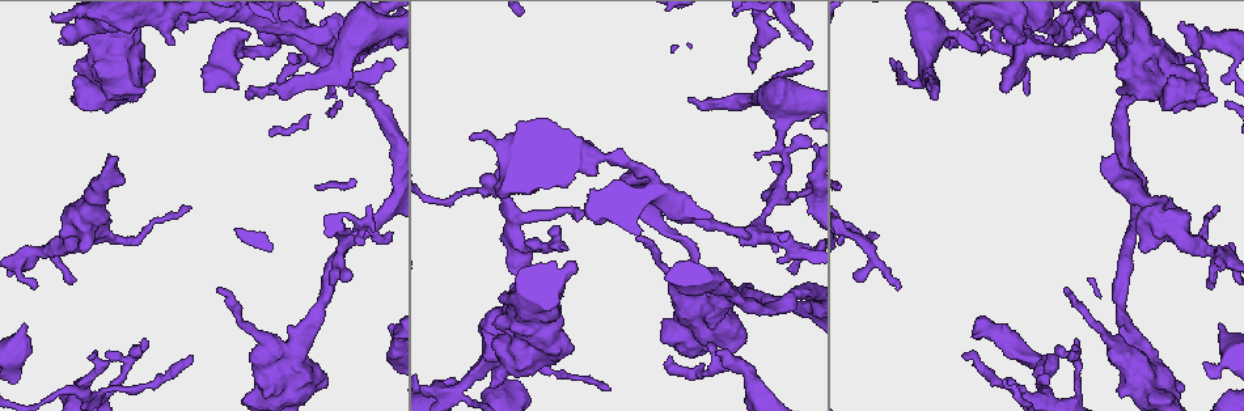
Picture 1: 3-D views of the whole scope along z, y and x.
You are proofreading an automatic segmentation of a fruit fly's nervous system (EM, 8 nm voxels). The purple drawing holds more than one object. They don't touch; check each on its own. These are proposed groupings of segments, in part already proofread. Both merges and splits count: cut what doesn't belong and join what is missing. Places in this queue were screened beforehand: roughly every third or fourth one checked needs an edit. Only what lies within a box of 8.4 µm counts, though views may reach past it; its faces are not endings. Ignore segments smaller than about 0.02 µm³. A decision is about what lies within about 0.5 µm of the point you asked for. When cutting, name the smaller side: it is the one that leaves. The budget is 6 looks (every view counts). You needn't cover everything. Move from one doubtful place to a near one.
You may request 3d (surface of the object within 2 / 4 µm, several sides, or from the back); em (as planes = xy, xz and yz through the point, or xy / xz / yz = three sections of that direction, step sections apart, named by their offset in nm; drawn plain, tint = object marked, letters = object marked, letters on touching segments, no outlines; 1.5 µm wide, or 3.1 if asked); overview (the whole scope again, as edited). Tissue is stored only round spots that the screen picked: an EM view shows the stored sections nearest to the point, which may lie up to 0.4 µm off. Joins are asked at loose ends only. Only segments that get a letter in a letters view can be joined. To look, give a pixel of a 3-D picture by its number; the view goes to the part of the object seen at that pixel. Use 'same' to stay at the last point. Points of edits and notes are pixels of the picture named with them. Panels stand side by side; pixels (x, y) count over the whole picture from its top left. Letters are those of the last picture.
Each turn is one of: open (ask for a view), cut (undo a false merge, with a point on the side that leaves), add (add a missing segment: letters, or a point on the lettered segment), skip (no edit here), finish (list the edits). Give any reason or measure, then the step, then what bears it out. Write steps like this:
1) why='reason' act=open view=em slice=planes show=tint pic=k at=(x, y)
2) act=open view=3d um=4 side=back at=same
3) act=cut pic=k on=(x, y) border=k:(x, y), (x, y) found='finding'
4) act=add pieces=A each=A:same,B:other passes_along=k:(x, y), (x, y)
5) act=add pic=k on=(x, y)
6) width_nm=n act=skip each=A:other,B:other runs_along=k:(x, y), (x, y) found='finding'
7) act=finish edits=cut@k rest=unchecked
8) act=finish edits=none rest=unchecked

why='thick end' act=open view=3d um=2 pic=1 at=(1102, 157)

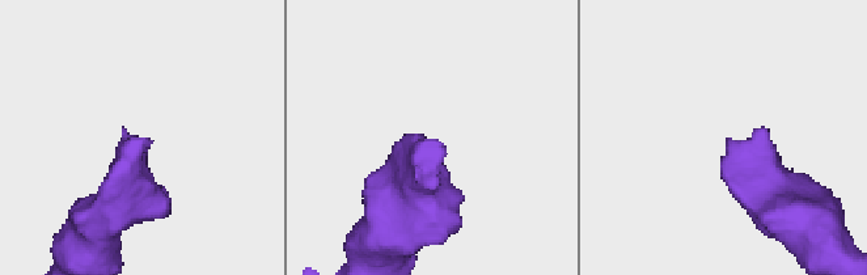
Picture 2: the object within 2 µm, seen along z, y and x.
act=open view=em slice=planes show=letters pic=2 at=(144, 140)

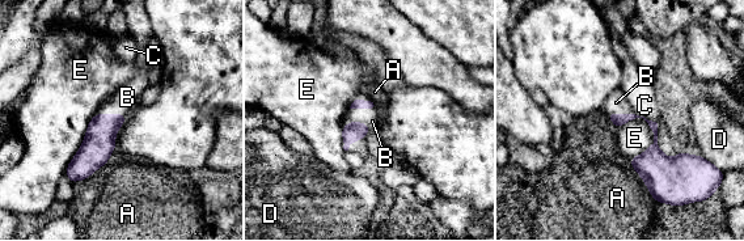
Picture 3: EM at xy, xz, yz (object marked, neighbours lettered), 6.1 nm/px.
longest_contact=C:380nm act=add pic=3 on=(371, 117) each=A:other,B:same,C:other,D:other,E:other found='it goes on there'

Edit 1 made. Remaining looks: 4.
why='see it whole again' act=open view=overview

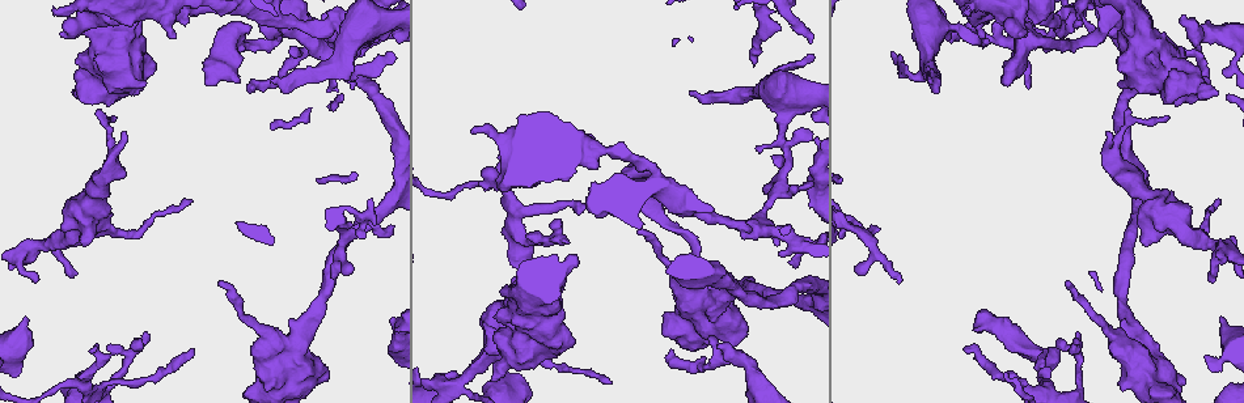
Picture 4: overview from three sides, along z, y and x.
why='sudden change in width' act=open view=em slice=yz step=4 show=letters pic=4 at=(510, 359)

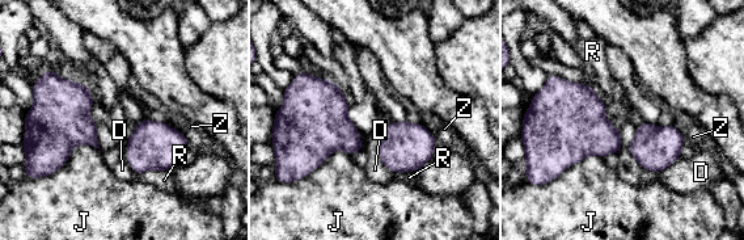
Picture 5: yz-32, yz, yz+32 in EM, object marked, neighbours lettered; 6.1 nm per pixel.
width_nm=20 act=skip each=D:other,J:other,R:other,Z:other border=5:(635, 127), (642, 167), (679, 159) found='all the same neuron'

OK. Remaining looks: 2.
why='branch stops here' act=open view=em slice=planes show=letters pic=4 at=(90, 353)

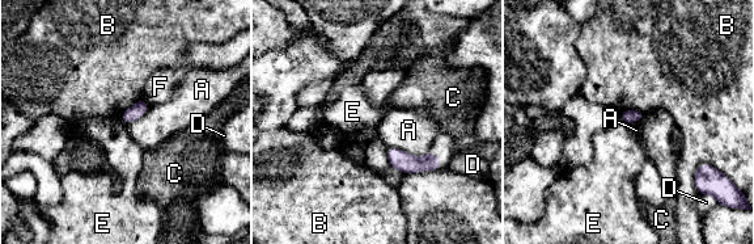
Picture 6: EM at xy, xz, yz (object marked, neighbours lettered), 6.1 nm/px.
act=skip each=A:other,B:other,C:other,D:other,E:other,F:other found='no lettered segment goes on from it'

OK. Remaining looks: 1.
act=finish edits=add@3 rest=unchecked

